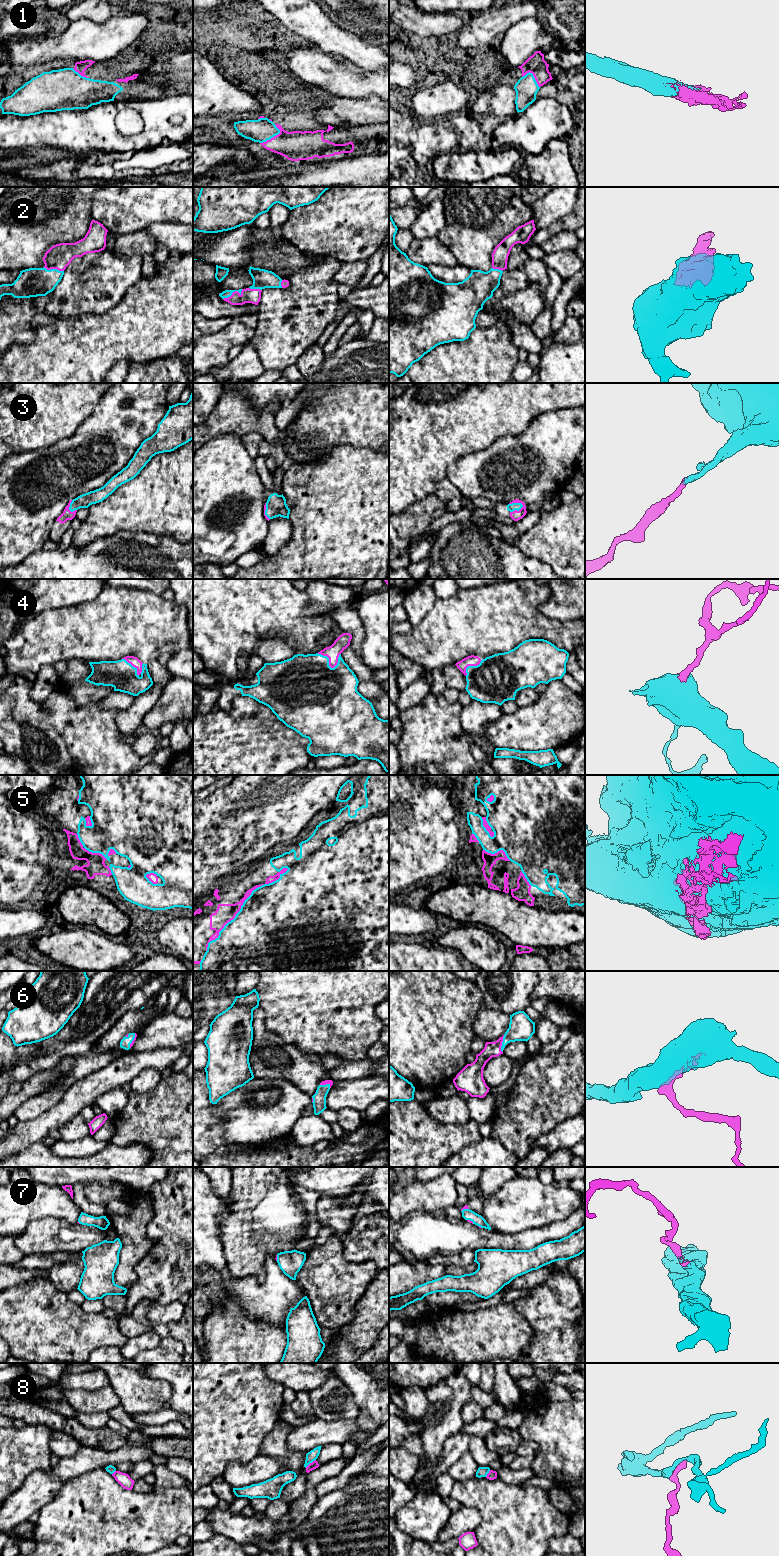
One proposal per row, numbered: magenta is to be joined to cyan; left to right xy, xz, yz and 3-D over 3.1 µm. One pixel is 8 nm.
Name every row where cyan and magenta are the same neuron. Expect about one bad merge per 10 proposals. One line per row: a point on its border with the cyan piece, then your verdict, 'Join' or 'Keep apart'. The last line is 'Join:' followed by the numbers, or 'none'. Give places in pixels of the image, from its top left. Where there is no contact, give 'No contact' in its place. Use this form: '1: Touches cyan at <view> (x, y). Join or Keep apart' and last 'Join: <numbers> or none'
1: Touches cyan at xz (273, 136). Join
2: Touches cyan at xz (232, 292). Join
3: Touches cyan at yz (516, 509). Join
4: Touches cyan at xz (328, 665). Join
5: Touches cyan at xz (243, 904). Join
6: Touches cyan at yz (502, 1044). Join
7: Touches cyan at yz (464, 1209). Join
8: Touches cyan at xz (310, 1462). Join
Join: 1, 2, 3, 4, 5, 6, 7, 8

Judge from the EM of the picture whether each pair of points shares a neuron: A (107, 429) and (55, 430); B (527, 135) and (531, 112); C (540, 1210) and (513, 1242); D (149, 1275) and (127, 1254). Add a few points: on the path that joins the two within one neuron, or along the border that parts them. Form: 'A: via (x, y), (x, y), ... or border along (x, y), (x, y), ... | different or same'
A: border along (91, 413), (72, 434), (55, 443) | different
B: via (526, 129), (531, 123), (531, 118) | same
C: border along (546, 1224), (513, 1233), (500, 1233) | different
D: border along (153, 1245), (136, 1265), (136, 1279), (130, 1285) | different

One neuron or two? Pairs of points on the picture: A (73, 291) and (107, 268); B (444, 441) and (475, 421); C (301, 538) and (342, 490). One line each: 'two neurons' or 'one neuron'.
A: one neuron
B: one neuron
C: one neuron

